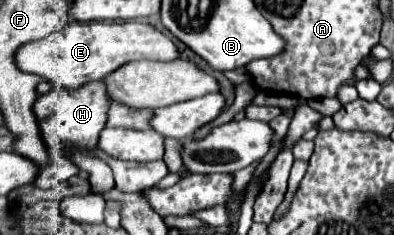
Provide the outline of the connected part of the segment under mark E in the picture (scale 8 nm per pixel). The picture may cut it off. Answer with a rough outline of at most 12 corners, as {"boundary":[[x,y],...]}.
{"boundary":[[77,23],[17,53],[63,89],[137,59],[173,61],[175,43],[137,23]]}

